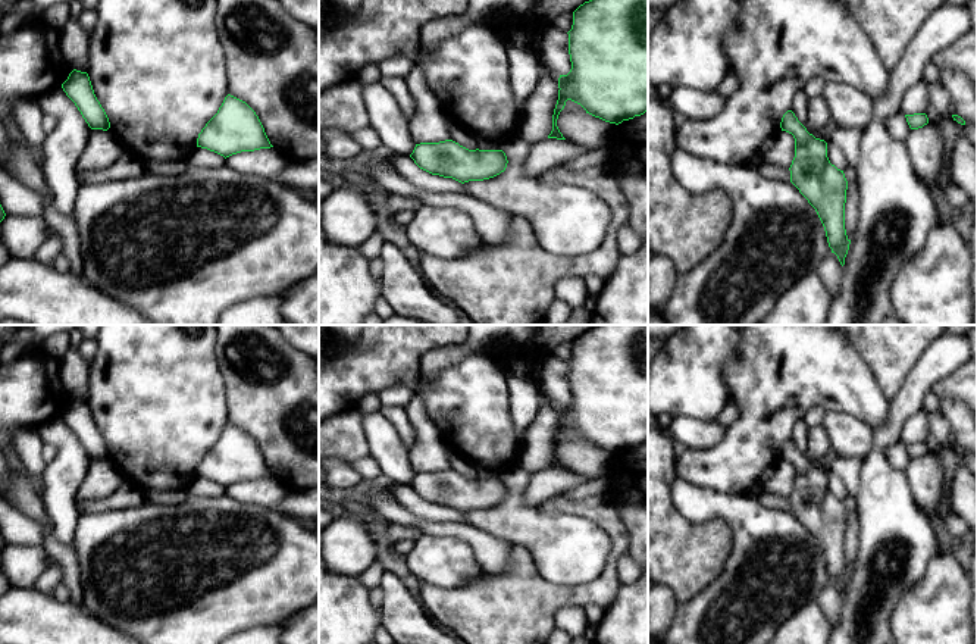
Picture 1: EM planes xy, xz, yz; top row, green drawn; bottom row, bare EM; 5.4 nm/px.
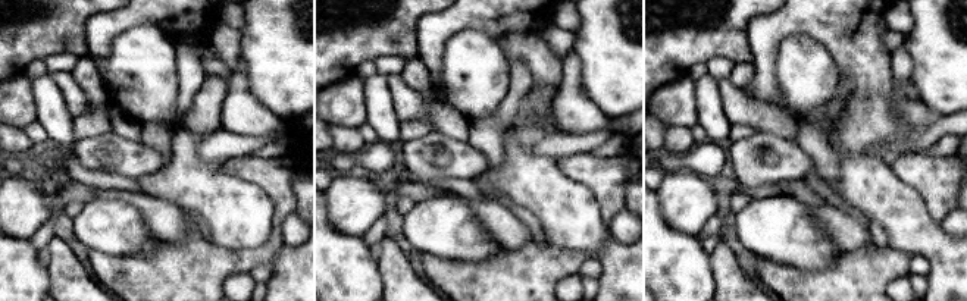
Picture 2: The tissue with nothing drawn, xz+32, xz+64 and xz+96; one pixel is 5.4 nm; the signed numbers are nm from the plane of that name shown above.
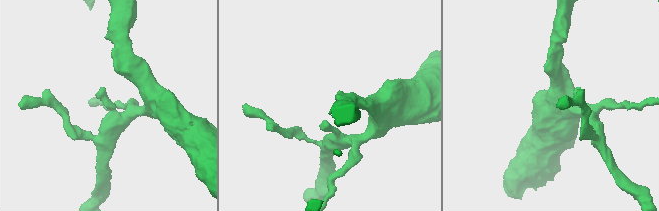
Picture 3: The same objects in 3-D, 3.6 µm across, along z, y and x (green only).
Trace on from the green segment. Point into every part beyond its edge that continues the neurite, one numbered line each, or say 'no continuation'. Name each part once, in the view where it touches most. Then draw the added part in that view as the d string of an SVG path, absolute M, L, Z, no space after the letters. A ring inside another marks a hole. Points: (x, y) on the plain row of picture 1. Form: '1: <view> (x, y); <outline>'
no continuation

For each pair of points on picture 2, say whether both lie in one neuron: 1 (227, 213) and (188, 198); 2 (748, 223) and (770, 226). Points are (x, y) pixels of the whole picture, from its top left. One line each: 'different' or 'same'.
1: same
2: same

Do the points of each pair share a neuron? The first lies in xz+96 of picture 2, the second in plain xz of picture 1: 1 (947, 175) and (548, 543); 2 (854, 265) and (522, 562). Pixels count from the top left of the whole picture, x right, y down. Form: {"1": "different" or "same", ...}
{"1": "different", "2": "same"}

